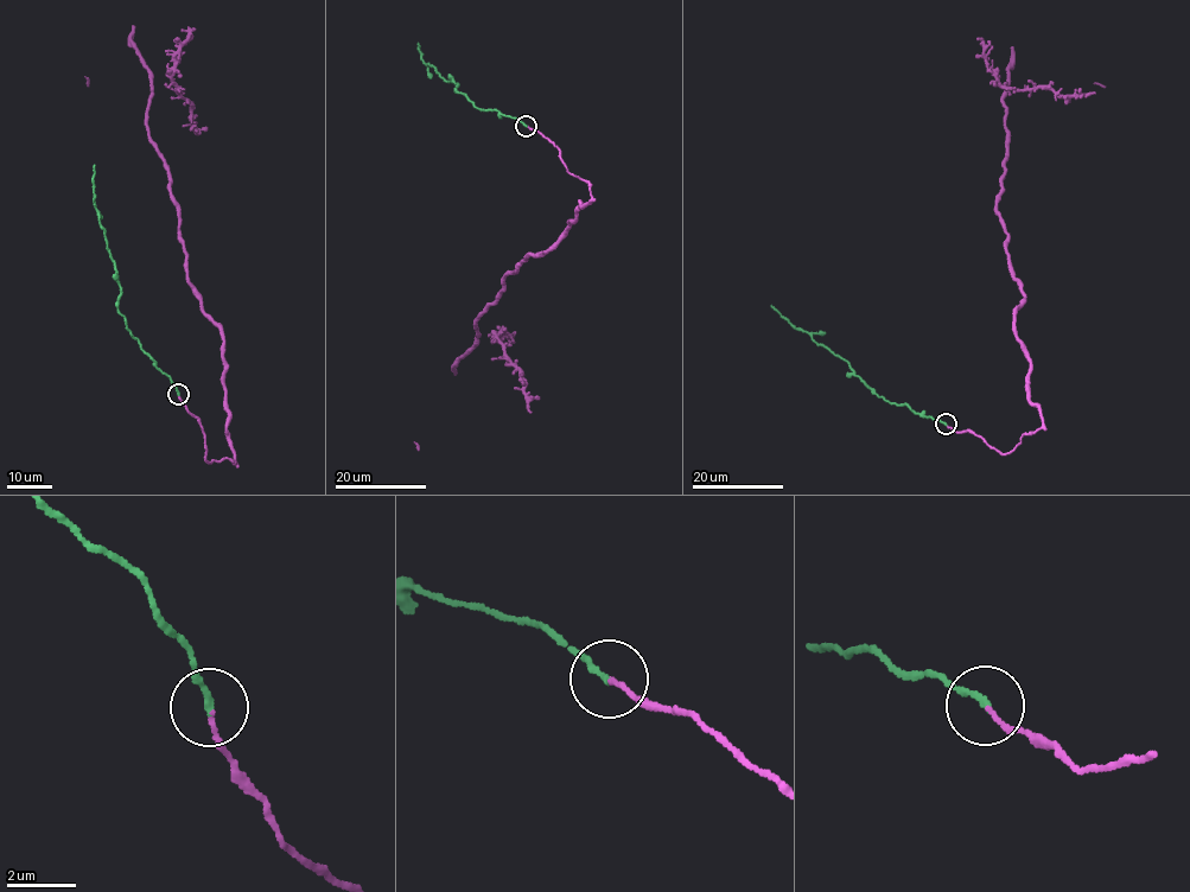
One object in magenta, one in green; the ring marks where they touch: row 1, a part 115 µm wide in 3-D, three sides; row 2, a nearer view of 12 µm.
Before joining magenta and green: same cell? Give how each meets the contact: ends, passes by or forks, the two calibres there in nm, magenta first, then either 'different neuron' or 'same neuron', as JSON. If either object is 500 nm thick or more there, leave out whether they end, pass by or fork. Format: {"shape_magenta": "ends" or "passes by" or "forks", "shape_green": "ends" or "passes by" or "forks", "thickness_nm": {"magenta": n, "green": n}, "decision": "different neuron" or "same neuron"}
{"shape_magenta": "ends", "shape_green": "ends", "thickness_nm": {"magenta": 110, "green": 180}, "decision": "same neuron"}

